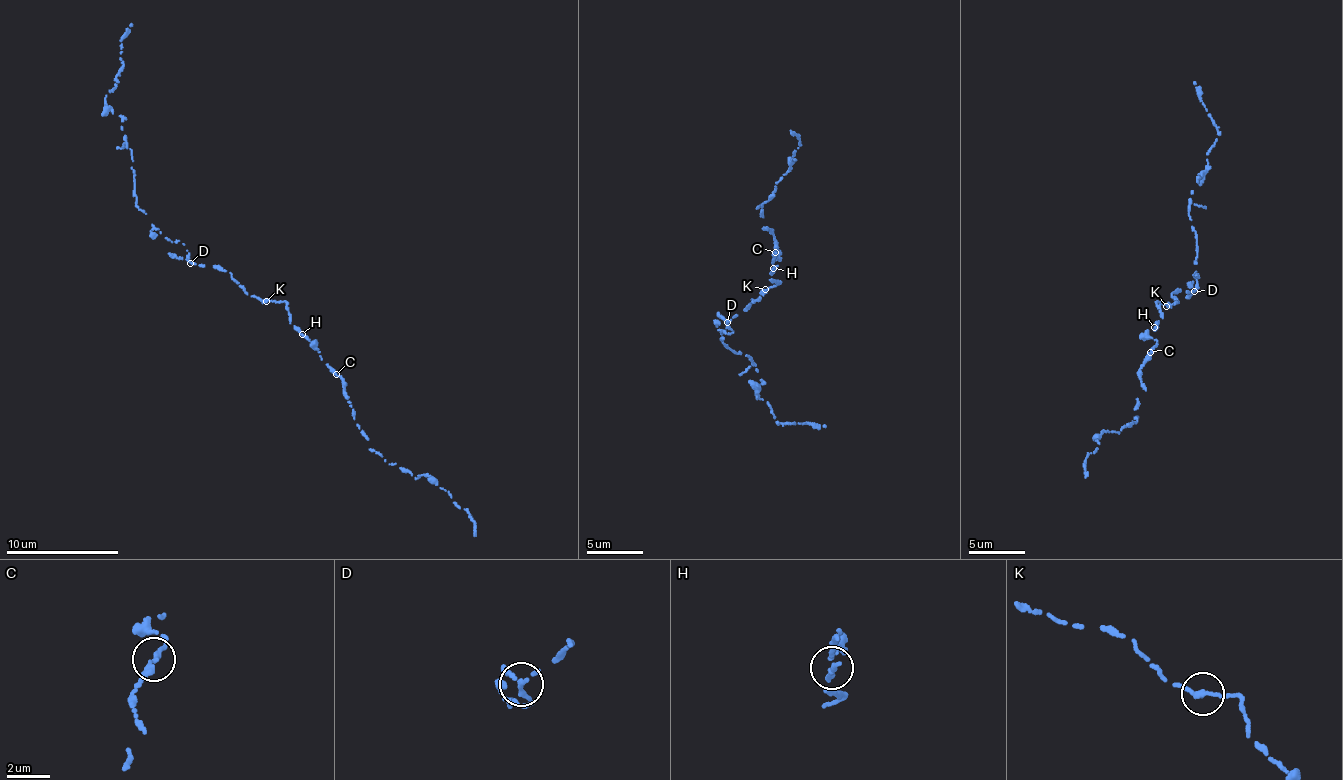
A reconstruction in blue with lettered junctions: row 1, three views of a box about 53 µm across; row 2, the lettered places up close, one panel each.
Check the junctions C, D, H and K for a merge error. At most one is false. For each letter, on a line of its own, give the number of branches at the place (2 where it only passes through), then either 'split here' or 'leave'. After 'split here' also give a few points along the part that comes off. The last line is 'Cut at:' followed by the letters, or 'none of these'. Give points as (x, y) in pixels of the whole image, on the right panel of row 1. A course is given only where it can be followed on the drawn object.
C: 2 | leave
D: 2 | split here | (1194, 291), (1196, 232), (1188, 211), (1196, 181), (1207, 163), (1207, 153), (1219, 132), (1201, 102), (1194, 81)
H: 2 | leave
K: 2 | leave
Cut at: D

